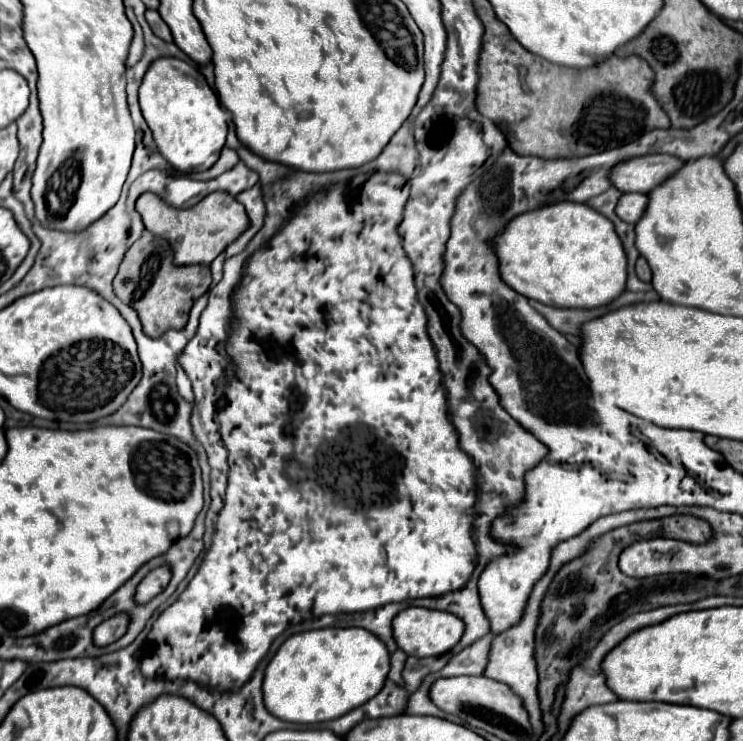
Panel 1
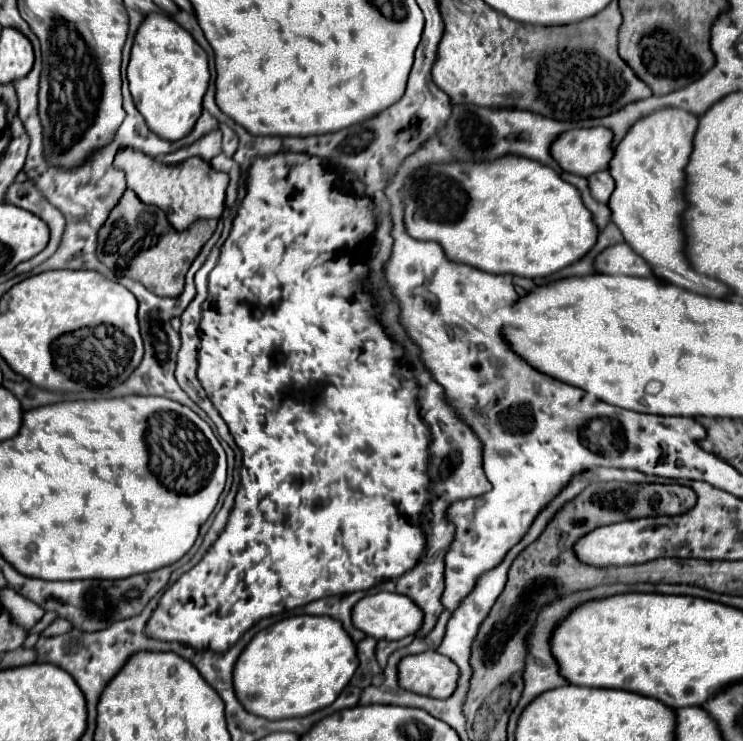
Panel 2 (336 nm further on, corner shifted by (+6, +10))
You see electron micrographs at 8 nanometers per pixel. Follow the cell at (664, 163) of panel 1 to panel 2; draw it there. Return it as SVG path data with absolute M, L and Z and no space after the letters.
M603 126L573 128L557 136L549 152L553 152L553 158L565 172L587 178L601 168L609 168L613 156L611 138L611 130Z

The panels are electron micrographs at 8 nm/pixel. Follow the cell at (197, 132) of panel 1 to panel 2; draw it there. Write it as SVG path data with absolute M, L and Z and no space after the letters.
M151 12L139 24L131 48L127 78L137 110L157 136L179 140L191 132L201 114L201 100L209 84L207 54L169 14Z

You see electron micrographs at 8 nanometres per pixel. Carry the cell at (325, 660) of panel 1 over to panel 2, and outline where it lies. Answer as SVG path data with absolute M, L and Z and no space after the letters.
M289 616L257 632L239 654L233 668L233 686L237 700L249 714L283 720L313 714L337 700L357 670L357 650L343 626L329 616Z

